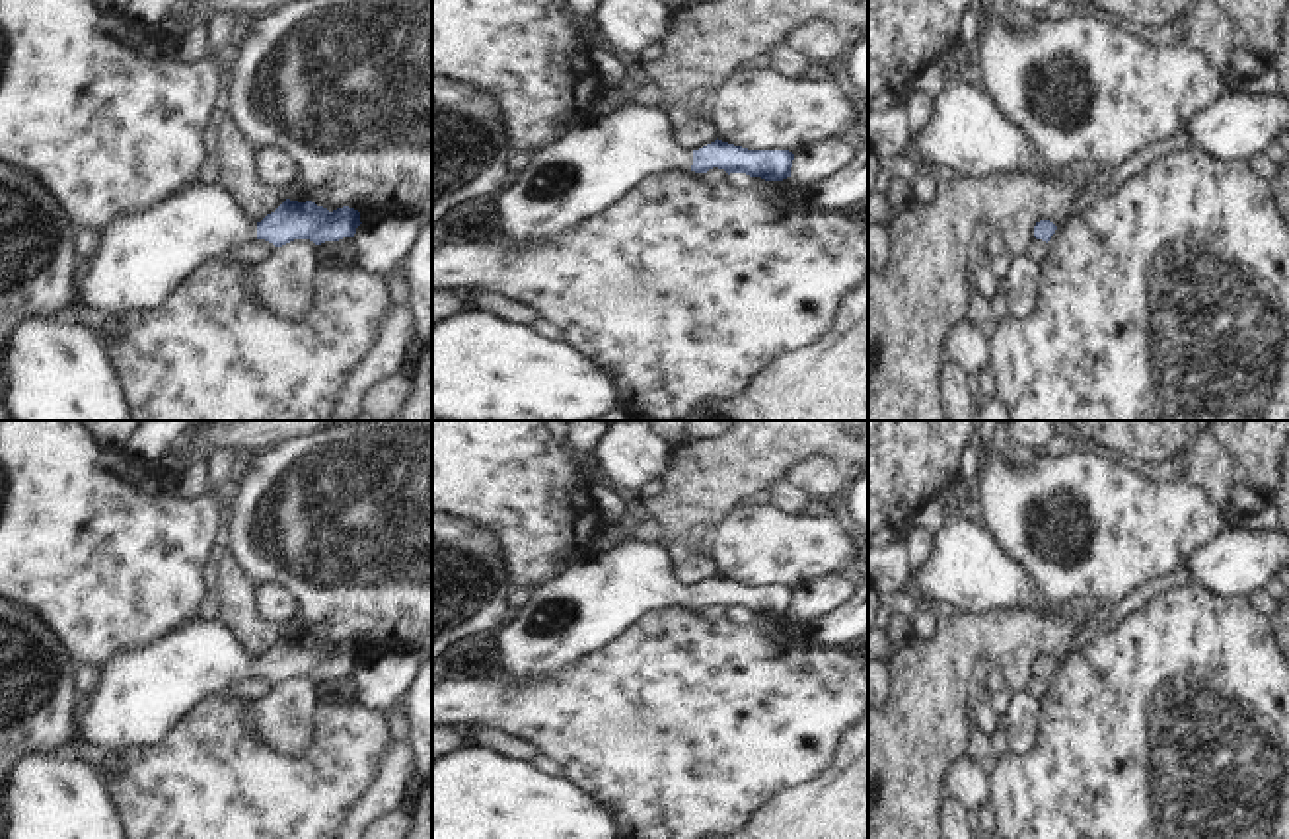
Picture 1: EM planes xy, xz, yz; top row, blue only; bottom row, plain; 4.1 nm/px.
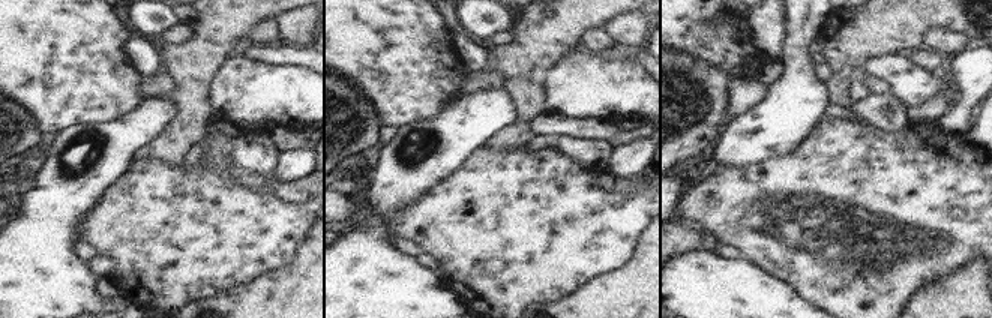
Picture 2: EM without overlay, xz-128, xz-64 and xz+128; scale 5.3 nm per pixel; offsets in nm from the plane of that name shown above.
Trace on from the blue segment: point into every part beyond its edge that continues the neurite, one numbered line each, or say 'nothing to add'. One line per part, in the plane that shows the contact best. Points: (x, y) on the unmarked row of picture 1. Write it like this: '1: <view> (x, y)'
1: xz (596, 602)

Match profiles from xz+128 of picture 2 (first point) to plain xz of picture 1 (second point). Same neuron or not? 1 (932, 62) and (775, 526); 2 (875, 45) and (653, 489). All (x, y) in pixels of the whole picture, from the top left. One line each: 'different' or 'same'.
1: different
2: different

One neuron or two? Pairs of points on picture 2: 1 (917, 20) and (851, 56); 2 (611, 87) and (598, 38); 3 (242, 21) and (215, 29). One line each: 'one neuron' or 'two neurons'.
1: one neuron
2: two neurons
3: one neuron

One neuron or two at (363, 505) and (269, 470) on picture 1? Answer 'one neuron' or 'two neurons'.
one neuron

